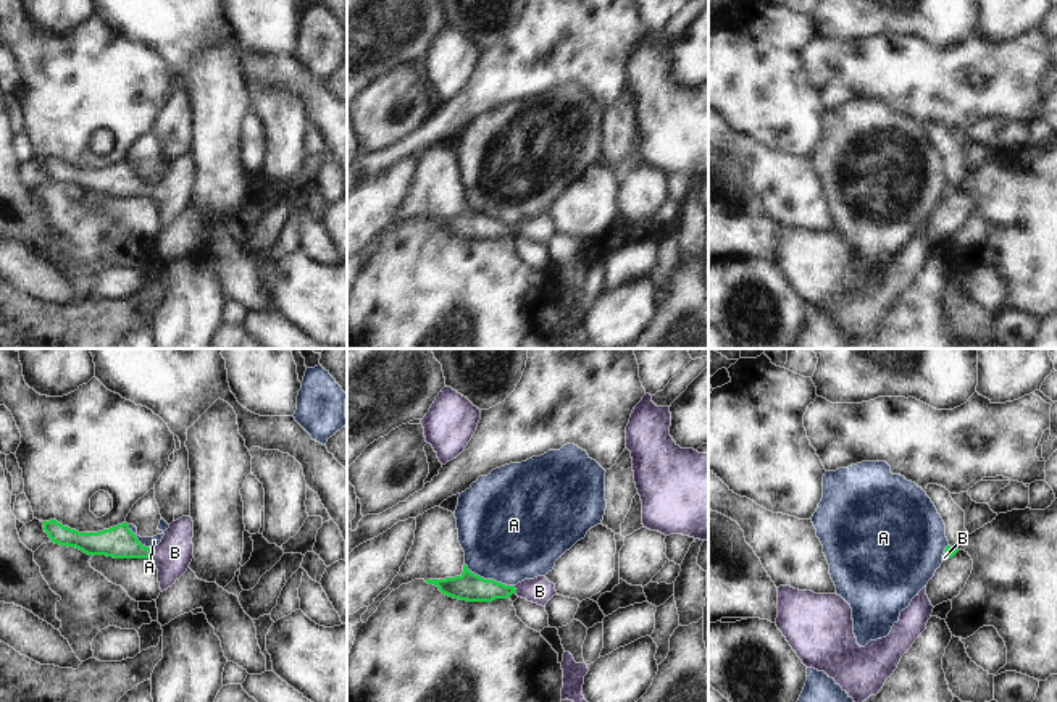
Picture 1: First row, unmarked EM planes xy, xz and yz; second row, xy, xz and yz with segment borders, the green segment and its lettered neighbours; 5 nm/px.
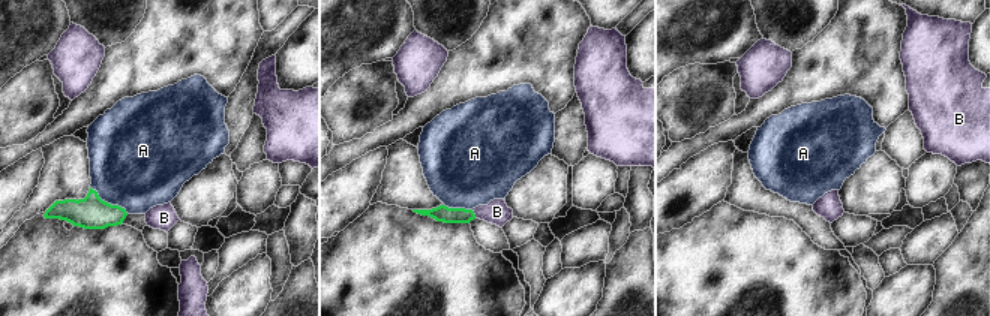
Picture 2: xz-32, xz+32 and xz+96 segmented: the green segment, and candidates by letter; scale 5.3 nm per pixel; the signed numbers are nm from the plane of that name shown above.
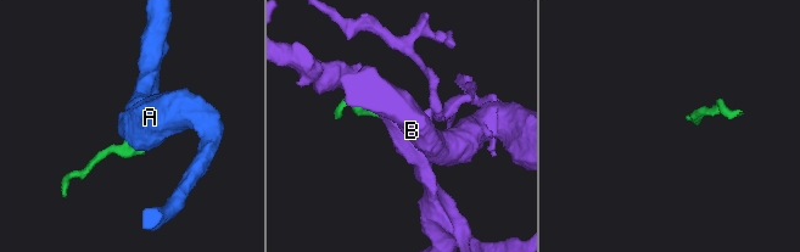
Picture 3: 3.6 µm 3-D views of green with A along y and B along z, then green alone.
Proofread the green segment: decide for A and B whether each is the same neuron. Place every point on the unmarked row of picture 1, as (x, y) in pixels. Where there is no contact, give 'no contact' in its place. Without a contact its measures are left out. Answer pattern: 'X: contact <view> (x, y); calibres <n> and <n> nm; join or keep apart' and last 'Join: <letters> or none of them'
A: contact xz (489, 218); calibres 140 and 480 nm; keep apart
B: contact xy (150, 191); calibres 160 and 190 nm; join
Join: B

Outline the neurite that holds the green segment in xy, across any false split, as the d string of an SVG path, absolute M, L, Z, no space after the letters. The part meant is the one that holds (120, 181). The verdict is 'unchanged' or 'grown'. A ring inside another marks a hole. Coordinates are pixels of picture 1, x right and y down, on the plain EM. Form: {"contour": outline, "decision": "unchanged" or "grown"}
{"contour": "M190 155L173 160L165 169L161 181L155 186L142 184L127 161L98 171L79 171L56 158L42 161L52 181L76 186L87 194L150 197L158 208L161 231L187 210L194 197L194 160Z", "decision": "grown"}

